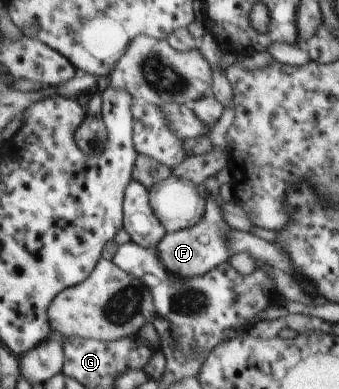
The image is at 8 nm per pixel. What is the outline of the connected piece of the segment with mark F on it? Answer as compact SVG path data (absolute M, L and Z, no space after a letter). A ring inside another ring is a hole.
M206 190L203 191L203 195L206 197L206 206L202 220L193 227L176 232L166 232L155 247L166 271L173 276L180 278L201 277L214 267L229 261L231 257L226 242L226 231L231 227L223 219L218 204L208 195Z

